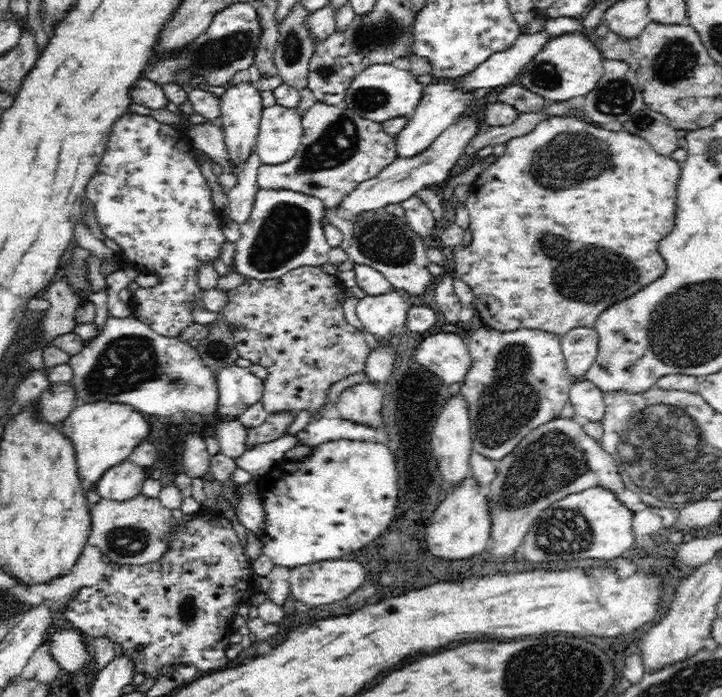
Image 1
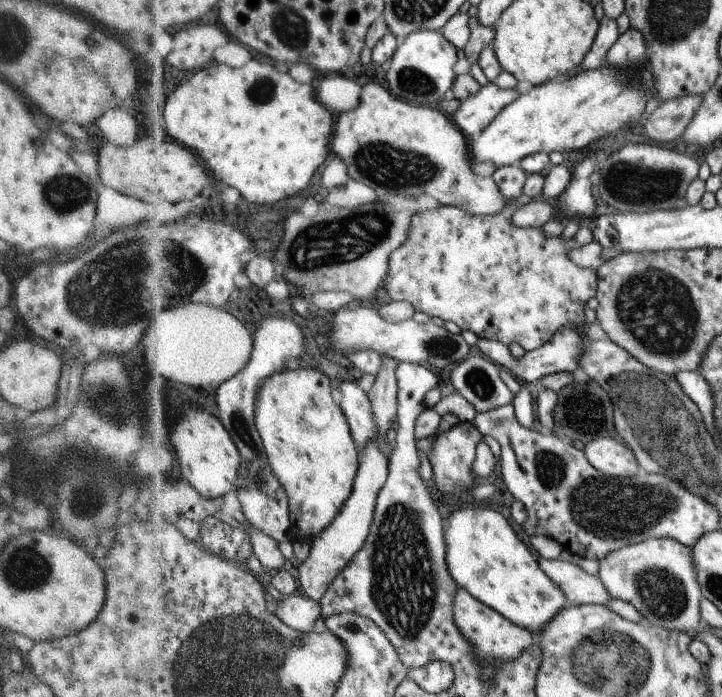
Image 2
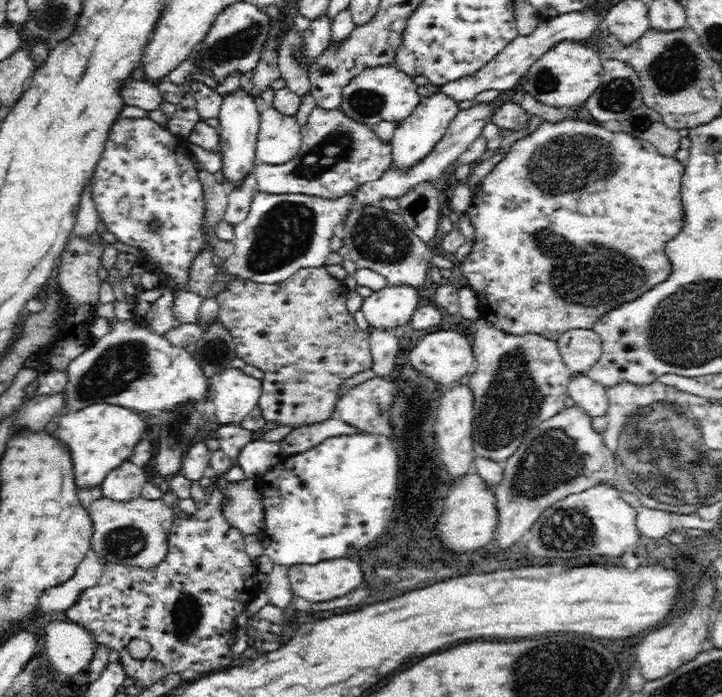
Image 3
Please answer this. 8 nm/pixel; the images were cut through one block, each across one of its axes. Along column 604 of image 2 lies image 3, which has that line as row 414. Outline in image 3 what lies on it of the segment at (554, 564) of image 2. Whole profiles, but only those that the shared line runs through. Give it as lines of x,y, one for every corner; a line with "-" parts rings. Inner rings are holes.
576,374
569,382
568,392
570,398
578,405
578,409
594,418
606,415
608,410
606,389
587,374

